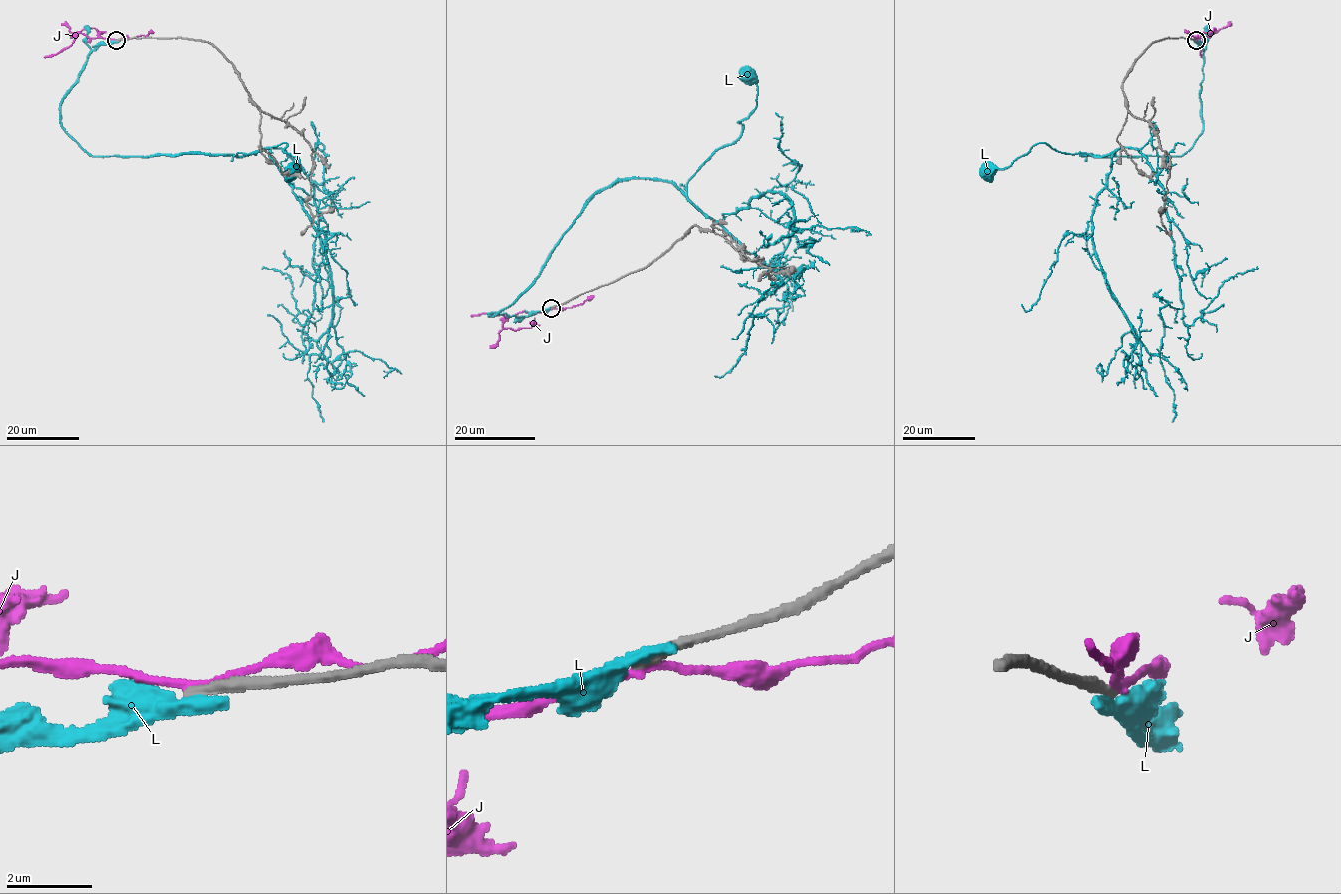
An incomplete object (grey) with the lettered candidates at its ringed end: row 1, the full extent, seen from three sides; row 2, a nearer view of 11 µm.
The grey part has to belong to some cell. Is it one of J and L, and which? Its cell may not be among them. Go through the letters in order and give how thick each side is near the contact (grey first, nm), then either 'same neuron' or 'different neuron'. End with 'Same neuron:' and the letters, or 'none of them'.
J: calibres 280 and 180 nm; different neuron
L: calibres 300 and 340 nm; different neuron
Same neuron: none of them

